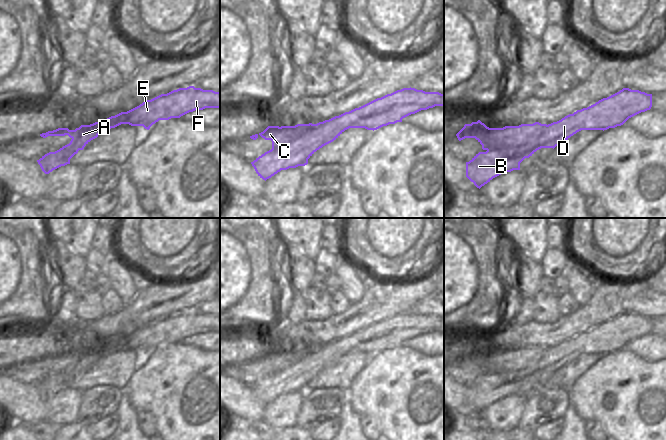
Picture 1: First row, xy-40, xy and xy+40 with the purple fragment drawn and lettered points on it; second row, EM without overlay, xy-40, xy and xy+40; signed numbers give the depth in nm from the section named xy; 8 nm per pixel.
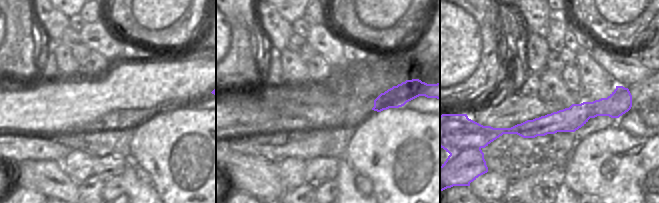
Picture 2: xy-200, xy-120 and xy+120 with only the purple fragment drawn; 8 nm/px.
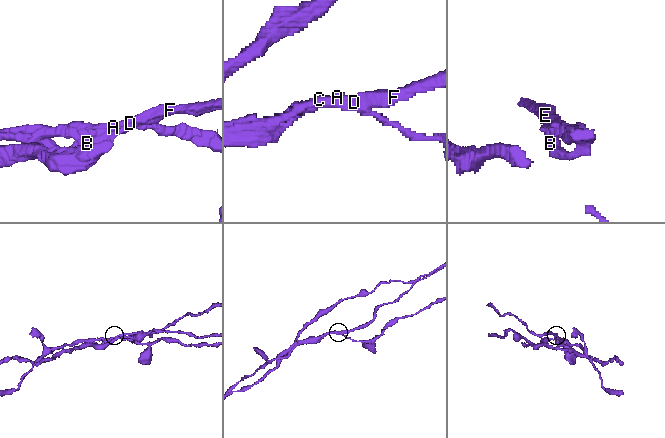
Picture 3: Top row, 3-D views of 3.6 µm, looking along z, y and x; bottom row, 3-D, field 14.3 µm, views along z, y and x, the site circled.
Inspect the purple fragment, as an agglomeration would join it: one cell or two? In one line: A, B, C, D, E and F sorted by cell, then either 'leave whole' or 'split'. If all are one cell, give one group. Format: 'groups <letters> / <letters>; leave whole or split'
groups A B D E F / C; split

